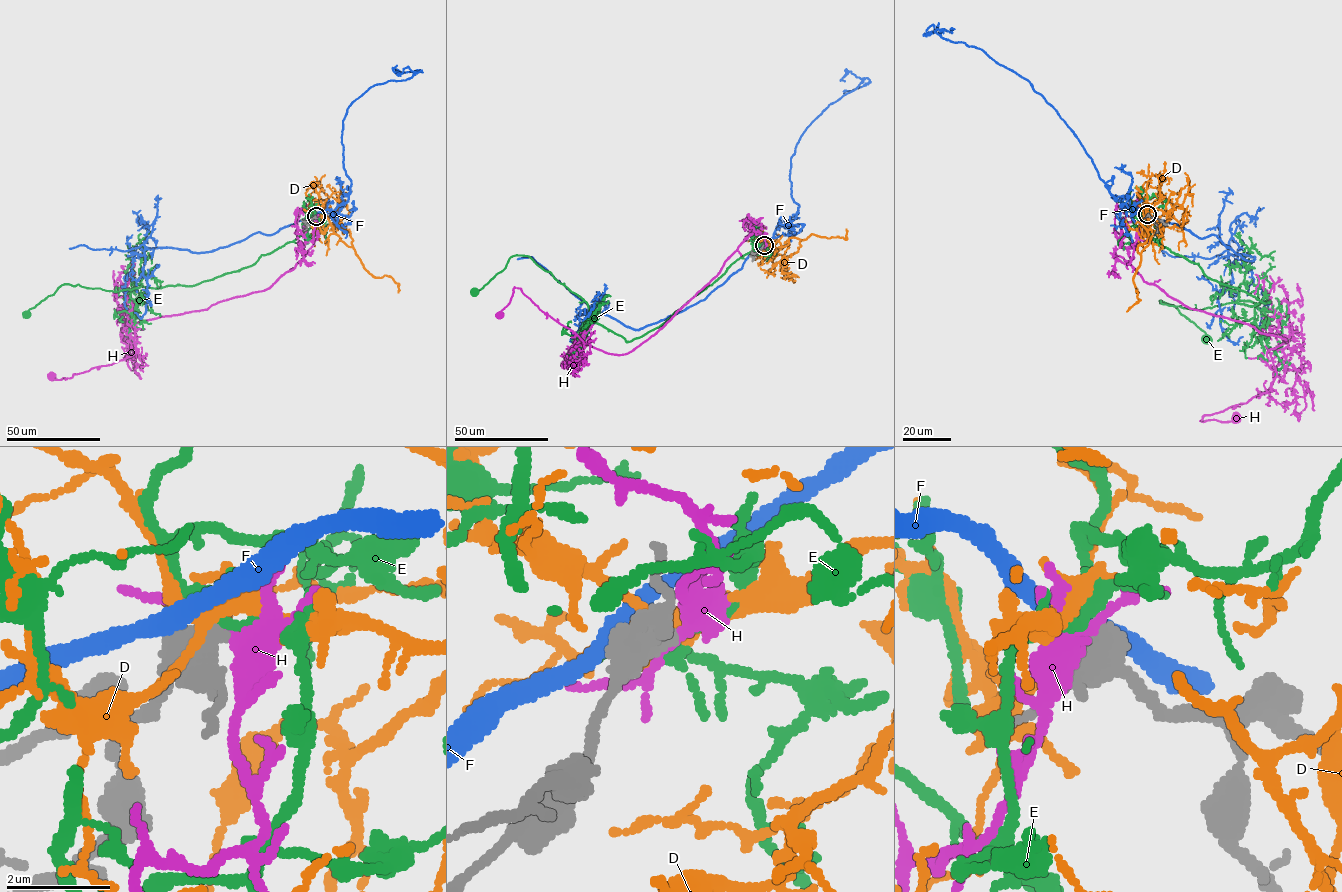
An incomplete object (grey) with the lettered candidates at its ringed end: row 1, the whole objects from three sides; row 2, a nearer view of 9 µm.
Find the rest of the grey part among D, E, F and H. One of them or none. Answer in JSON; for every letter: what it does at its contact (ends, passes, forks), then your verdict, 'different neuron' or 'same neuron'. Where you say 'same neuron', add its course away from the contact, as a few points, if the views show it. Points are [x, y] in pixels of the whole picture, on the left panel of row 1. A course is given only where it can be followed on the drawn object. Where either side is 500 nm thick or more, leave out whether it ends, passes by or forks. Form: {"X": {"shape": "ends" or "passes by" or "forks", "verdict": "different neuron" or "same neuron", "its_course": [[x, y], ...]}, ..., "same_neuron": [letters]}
{"D": {"verdict": "different neuron"}, "E": {"verdict": "different neuron"}, "F": {"verdict": "different neuron"}, "H": {"verdict": "different neuron"}, "same_neuron": []}

